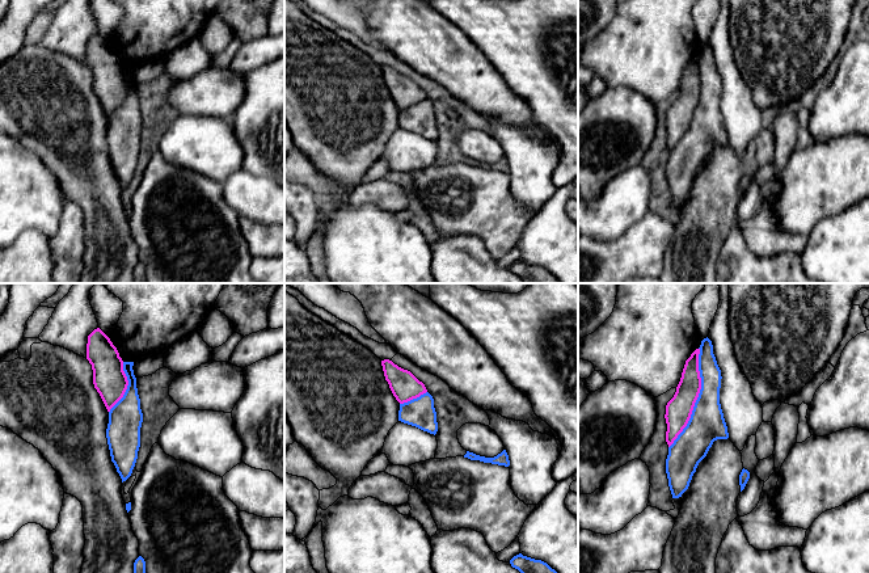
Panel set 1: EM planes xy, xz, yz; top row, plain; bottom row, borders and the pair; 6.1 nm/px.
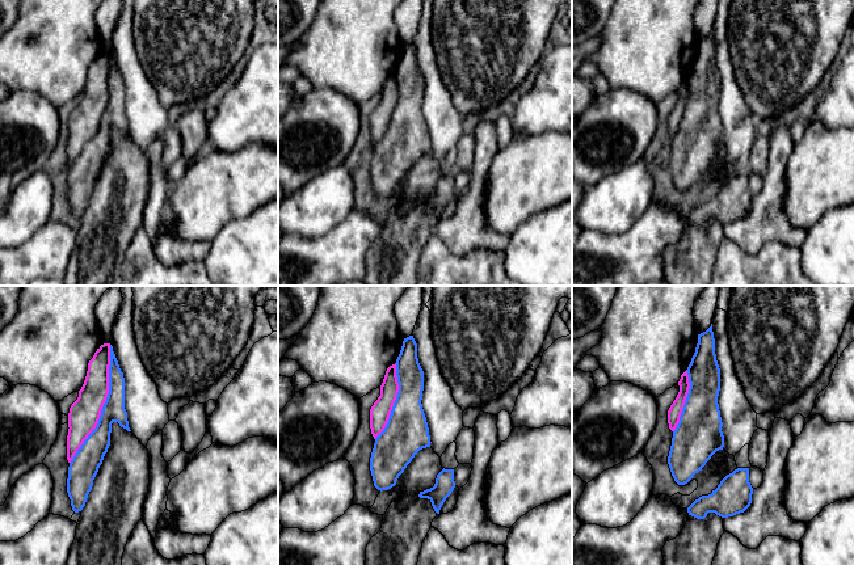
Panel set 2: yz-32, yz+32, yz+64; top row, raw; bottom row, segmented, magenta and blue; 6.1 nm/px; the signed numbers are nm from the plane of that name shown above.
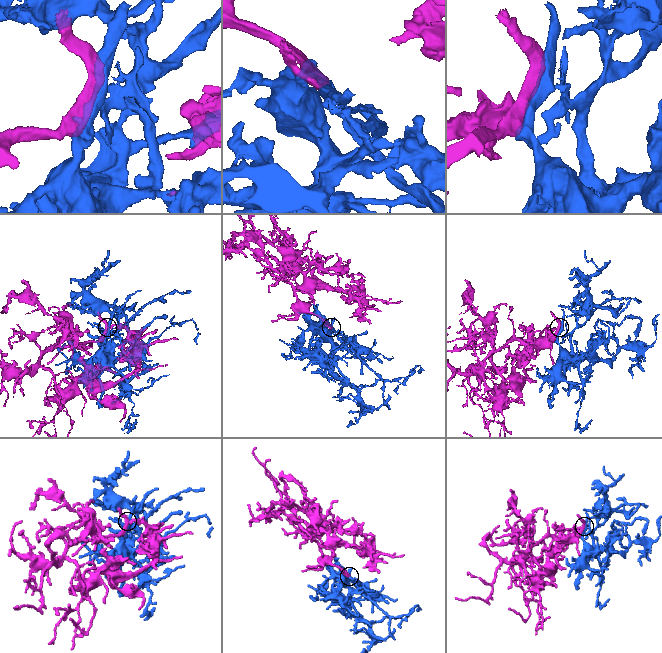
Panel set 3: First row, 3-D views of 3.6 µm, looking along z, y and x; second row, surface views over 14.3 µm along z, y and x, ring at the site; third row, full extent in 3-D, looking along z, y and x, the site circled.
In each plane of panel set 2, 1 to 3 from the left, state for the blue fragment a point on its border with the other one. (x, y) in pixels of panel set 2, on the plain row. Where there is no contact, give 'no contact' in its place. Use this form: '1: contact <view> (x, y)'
1: contact yz-32 (104, 109)
2: contact yz+32 (394, 108)
3: contact yz+64 (685, 106)

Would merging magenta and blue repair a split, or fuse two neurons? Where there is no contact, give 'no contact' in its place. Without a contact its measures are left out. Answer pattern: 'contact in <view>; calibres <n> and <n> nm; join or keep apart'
contact in yz; calibres 160 and 220 nm; join

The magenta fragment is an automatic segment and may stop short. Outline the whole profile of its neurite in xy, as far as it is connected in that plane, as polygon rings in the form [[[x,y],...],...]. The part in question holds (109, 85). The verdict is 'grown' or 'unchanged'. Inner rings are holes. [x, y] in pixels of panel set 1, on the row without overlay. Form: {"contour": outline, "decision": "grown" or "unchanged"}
{"contour": [[[100,34],[88,42],[87,66],[92,71],[94,94],[109,118],[107,151],[123,189],[131,182],[138,165],[143,128],[134,68],[123,68]]], "decision": "grown"}

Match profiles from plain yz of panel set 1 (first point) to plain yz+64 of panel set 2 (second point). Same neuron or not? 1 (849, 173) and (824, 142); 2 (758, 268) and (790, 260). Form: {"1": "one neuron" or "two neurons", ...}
{"1": "one neuron", "2": "one neuron"}

